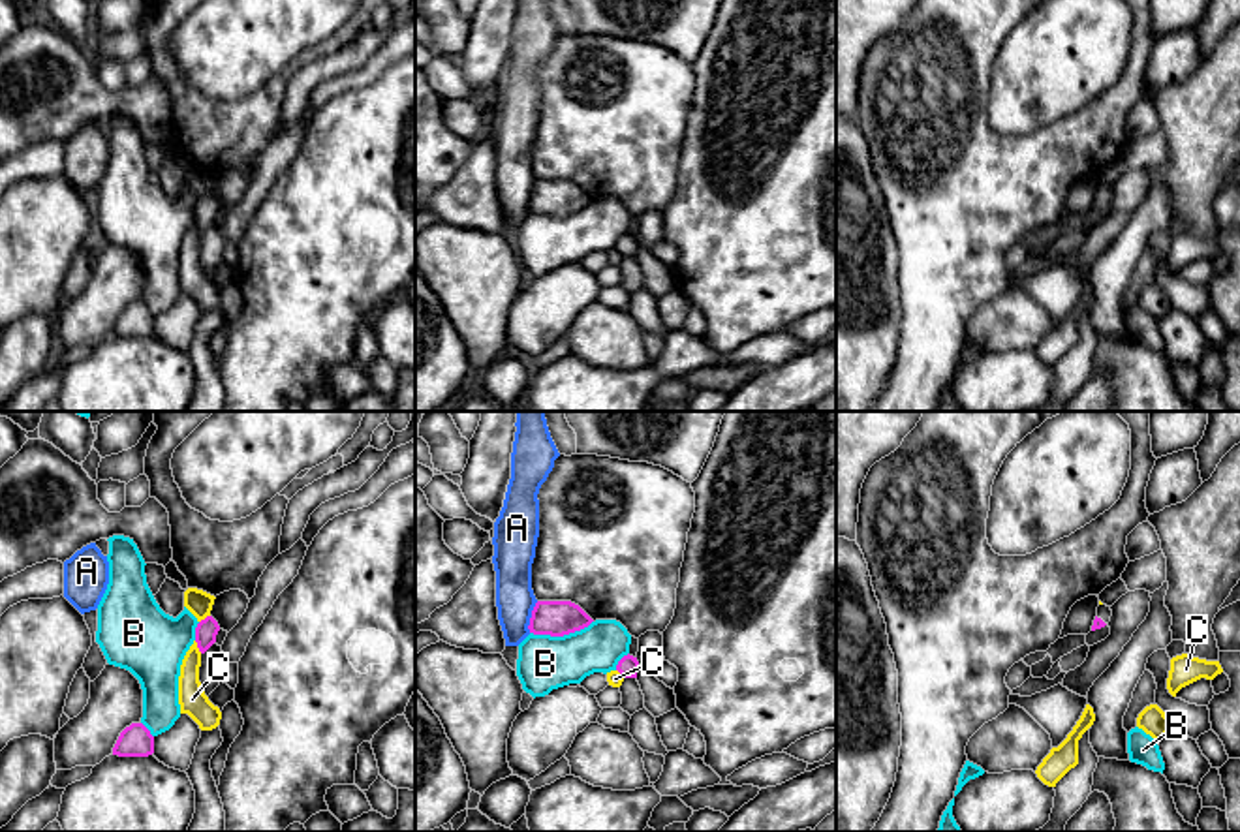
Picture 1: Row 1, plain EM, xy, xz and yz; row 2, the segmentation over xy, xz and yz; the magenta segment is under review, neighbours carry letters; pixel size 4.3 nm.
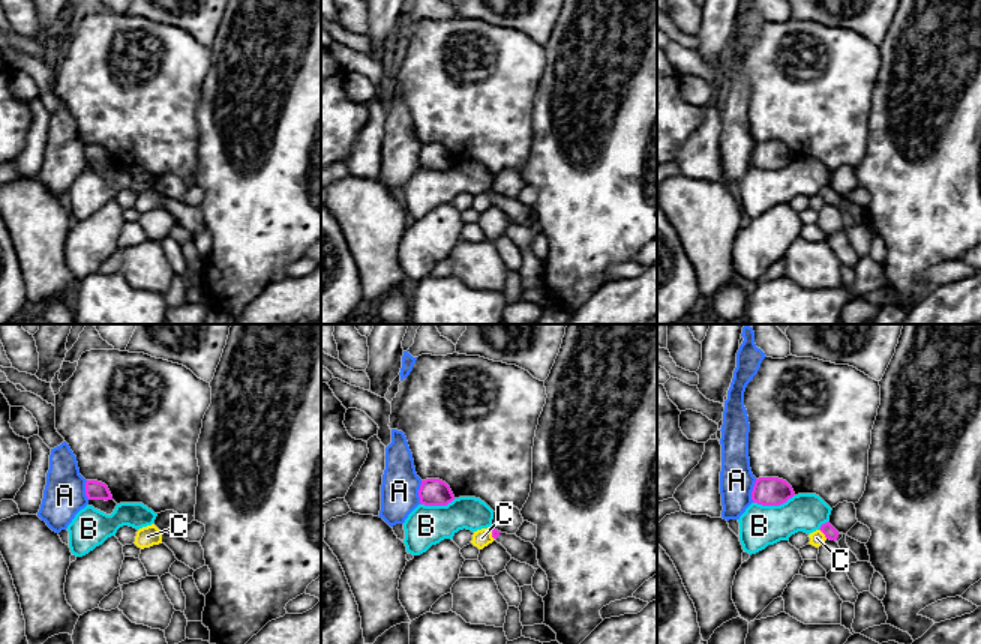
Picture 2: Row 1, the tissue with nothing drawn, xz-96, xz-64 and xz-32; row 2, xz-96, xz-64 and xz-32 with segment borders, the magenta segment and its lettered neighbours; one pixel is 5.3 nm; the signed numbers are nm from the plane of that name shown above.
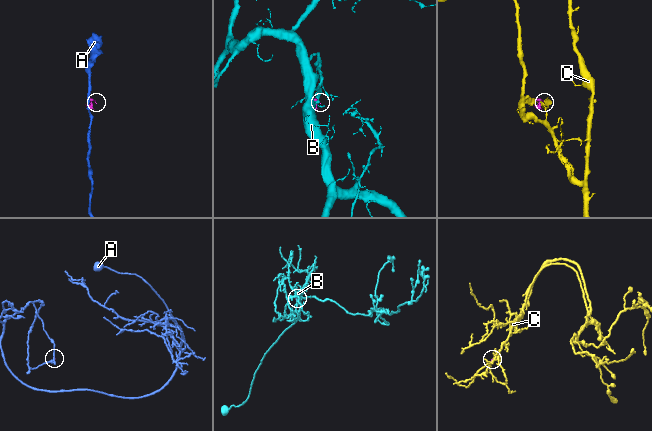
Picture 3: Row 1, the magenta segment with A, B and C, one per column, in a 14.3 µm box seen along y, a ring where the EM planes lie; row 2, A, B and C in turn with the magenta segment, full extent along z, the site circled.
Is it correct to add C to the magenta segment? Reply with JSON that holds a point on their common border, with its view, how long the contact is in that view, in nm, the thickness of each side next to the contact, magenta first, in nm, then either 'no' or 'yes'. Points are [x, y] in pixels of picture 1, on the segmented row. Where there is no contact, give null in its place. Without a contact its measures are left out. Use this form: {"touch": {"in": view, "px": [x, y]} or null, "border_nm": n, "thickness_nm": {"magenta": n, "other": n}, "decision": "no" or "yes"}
{"touch": {"in": "xy", "px": [198, 647]}, "border_nm": 70, "thickness_nm": {"magenta": 100, "other": 120}, "decision": "no"}

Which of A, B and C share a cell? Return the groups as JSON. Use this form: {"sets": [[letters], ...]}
{"sets": [["A"], ["B"], ["C"]]}

